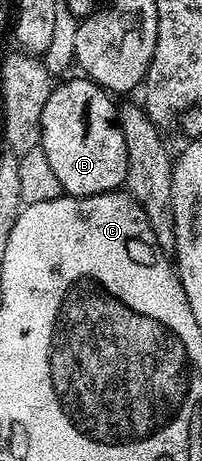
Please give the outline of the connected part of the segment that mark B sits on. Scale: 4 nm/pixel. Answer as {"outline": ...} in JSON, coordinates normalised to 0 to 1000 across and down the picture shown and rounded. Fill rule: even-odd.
{"outline":[[[386,169],[391,174],[317,171],[317,182],[277,180],[243,204],[243,221],[223,221],[223,239],[203,247],[203,319],[223,343],[243,343],[262,371],[282,377],[282,386],[302,395],[317,419],[342,425],[455,425],[460,421],[500,421],[505,416],[559,416],[604,410],[629,395],[629,336],[619,334],[619,299],[589,280],[589,262],[579,258],[574,219],[540,206],[530,193],[505,191],[465,174],[426,169]]]}

